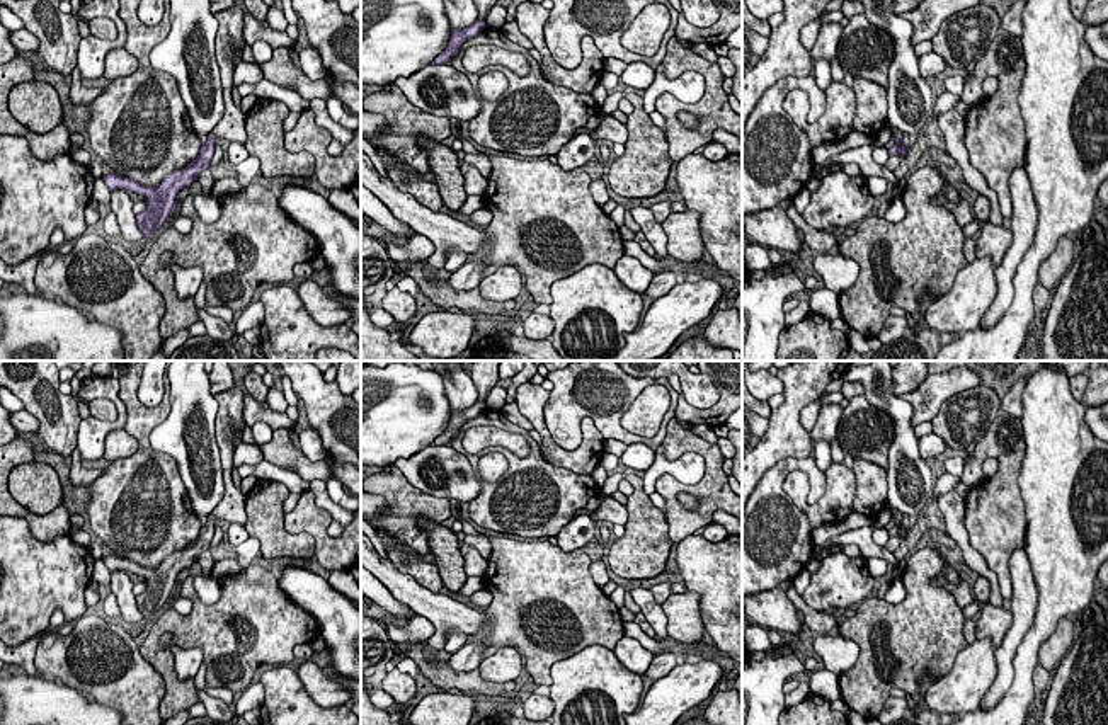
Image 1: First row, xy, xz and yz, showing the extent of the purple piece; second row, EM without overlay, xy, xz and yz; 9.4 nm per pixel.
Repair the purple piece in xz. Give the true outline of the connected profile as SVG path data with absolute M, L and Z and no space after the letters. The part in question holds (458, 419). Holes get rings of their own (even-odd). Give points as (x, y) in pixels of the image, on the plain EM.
M475 402L470 408L463 412L451 414L451 420L446 427L446 431L434 441L436 446L446 446L451 442L451 439L460 432L463 424L470 419L475 419L478 414L482 414L487 408L485 403Z

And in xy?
M233 386L231 390L216 393L214 398L218 400L214 434L220 448L225 494L221 502L199 529L197 539L186 550L167 557L158 568L145 568L112 553L102 558L109 572L124 570L145 577L146 589L136 596L136 606L143 618L155 614L167 602L168 596L175 589L179 572L189 568L194 562L197 562L203 551L209 550L214 536L216 517L230 524L245 526L247 522L245 494L237 488L231 480L233 451L235 446L242 442L240 432L245 427L245 391Z

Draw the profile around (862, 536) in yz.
M863 526L858 529L846 531L842 534L831 538L824 545L814 545L812 557L819 555L822 550L831 546L844 546L844 545L854 543L860 546L866 560L873 557L888 560L892 565L892 577L900 579L904 570L897 563L897 558L894 557L894 553L887 551L883 545L877 545L871 536L873 536L873 526Z

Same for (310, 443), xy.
M308 427L301 431L298 436L298 441L303 454L310 461L322 461L327 458L327 451L323 449L320 436L315 429Z

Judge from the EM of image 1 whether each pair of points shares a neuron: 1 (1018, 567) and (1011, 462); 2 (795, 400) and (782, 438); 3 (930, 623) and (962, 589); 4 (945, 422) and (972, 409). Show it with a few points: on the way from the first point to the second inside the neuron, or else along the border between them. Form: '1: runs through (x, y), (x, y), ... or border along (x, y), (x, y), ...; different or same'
1: border along (1025, 509), (1025, 543), (1010, 559), (1011, 587); different
2: runs through (790, 409), (785, 429); same
3: border along (933, 577), (933, 582), (945, 587), (962, 610); different
4: runs through (952, 422), (959, 422), (965, 416); same

